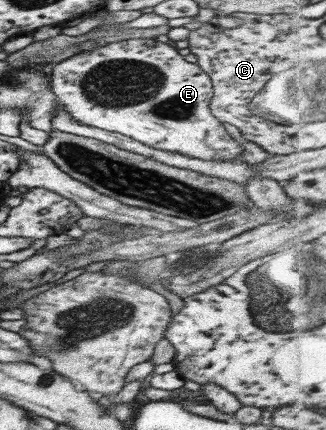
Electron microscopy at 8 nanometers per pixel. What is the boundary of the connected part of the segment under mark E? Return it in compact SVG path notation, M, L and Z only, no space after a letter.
M151 38L109 42L61 60L51 70L51 89L55 99L76 122L126 135L158 150L174 151L200 160L240 159L238 141L224 131L222 123L210 112L211 81L197 63L184 61L170 42L162 43Z

